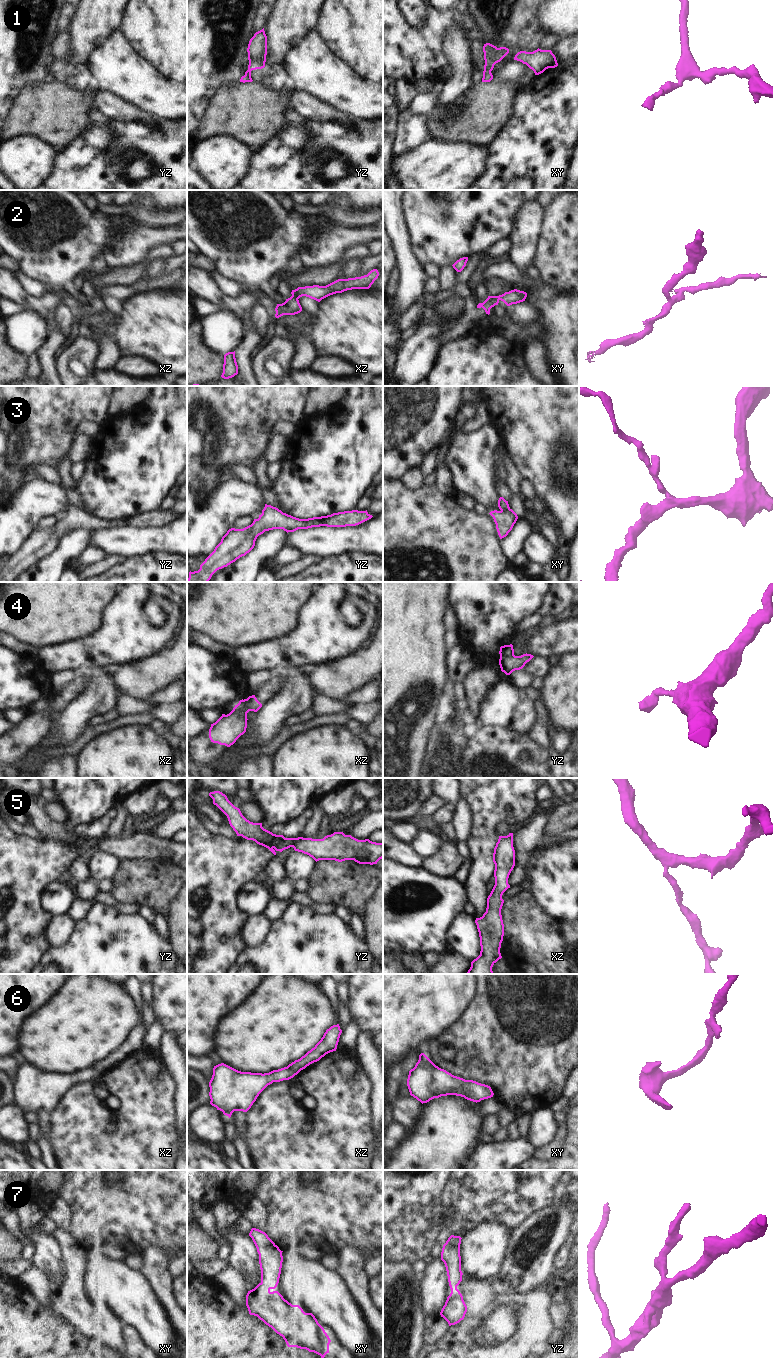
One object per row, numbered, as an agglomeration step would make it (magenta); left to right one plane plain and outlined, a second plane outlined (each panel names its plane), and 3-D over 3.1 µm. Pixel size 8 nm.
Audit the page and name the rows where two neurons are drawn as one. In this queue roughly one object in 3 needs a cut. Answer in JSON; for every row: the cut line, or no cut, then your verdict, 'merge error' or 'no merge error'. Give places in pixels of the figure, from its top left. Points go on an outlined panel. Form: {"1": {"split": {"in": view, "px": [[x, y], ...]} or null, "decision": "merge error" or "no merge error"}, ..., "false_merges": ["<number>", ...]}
{"1": {"split": null, "decision": "no merge error"}, "2": {"split": {"in": "xz", "px": [[292, 294], [298, 298]]}, "decision": "merge error"}, "3": {"split": null, "decision": "no merge error"}, "4": {"split": {"in": "xz", "px": [[239, 702], [242, 703], [244, 701], [245, 708], [248, 711]]}, "decision": "merge error"}, "5": {"split": null, "decision": "no merge error"}, "6": {"split": null, "decision": "no merge error"}, "7": {"split": null, "decision": "no merge error"}, "false_merges": ["2", "4"]}

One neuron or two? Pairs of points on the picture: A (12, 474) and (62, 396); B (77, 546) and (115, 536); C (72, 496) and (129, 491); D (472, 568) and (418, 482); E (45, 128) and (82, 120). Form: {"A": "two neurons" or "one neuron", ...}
{"A": "one neuron", "B": "two neurons", "C": "two neurons", "D": "two neurons", "E": "one neuron"}

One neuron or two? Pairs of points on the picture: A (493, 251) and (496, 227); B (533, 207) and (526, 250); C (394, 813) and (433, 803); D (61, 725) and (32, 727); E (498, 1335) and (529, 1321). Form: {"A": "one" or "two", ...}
{"A": "two", "B": "one", "C": "two", "D": "two", "E": "two"}

